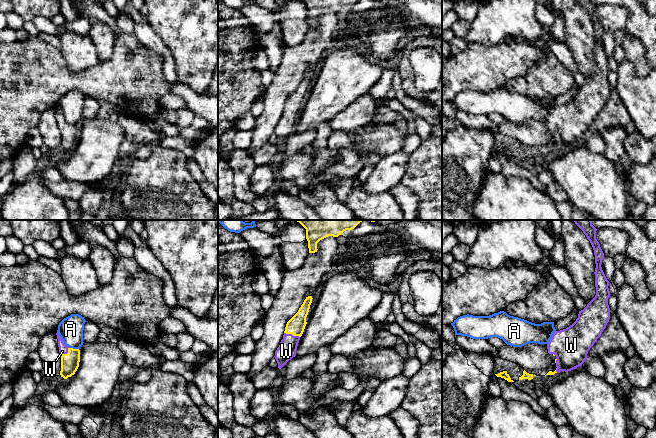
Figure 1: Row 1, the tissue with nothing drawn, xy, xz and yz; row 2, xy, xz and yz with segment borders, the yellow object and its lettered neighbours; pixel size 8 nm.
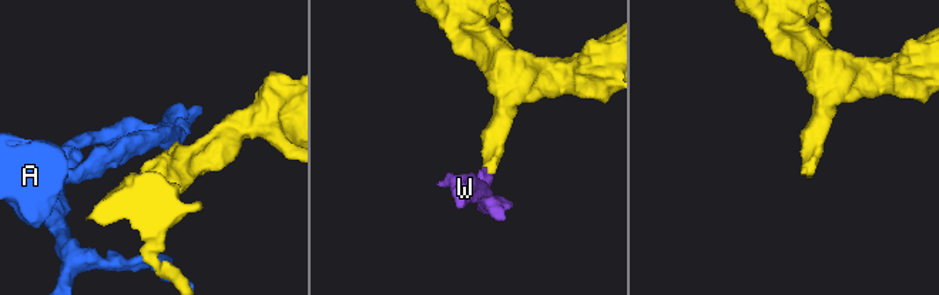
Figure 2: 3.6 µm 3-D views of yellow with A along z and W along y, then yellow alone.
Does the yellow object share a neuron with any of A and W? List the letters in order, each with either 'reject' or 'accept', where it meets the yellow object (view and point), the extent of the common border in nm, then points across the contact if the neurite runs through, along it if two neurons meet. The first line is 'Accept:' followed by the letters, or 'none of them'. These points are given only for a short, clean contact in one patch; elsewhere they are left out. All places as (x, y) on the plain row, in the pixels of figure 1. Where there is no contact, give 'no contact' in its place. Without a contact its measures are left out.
Accept: W
A: reject; contact xy (74, 125); length 80 nm; border xy (69, 123), (78, 125)
W: accept; contact xz (292, 110); length 130 nm; way xz (296, 101), (292, 110), (286, 127)

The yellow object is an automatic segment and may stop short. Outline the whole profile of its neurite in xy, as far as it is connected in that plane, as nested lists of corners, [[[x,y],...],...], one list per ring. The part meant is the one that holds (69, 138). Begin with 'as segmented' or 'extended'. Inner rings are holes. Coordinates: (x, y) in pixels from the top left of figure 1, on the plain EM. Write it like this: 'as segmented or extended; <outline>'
extended; [[[58,108],[56,109],[58,115],[59,129],[61,130],[61,147],[60,151],[64,155],[75,150],[79,143],[80,126],[73,125],[66,122],[60,114]]]

